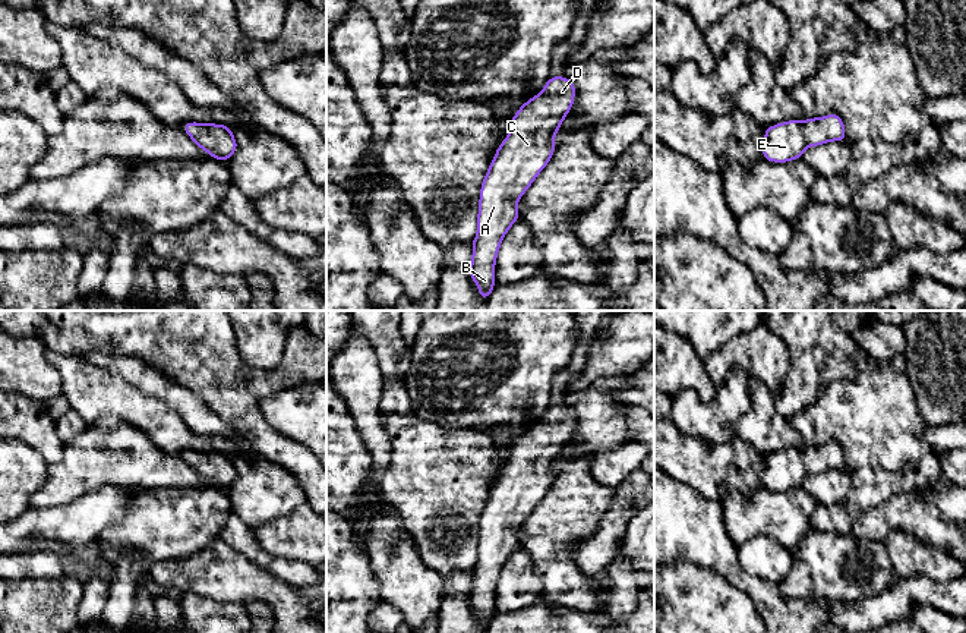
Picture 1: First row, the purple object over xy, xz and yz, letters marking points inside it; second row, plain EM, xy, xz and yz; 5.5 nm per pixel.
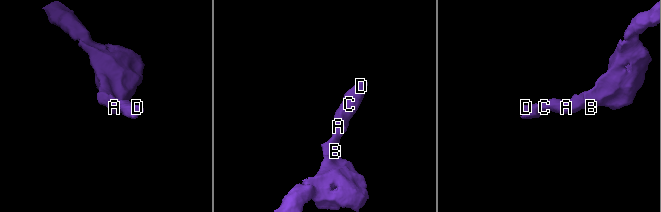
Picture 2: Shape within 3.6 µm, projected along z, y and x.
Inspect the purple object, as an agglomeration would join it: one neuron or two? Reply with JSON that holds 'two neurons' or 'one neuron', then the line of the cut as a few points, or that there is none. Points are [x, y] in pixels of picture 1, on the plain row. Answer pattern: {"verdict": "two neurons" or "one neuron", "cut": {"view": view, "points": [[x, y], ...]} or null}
{"verdict": "one neuron", "cut": null}

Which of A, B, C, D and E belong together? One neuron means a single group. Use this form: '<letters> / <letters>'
A B C D E

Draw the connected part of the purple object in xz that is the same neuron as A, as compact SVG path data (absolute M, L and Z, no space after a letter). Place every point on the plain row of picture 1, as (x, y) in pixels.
M550 404L544 416L509 448L511 460L499 472L480 516L477 563L471 570L468 598L480 627L490 627L499 574L520 548L517 530L550 489L556 475L553 463L571 440L574 425L572 409Z

